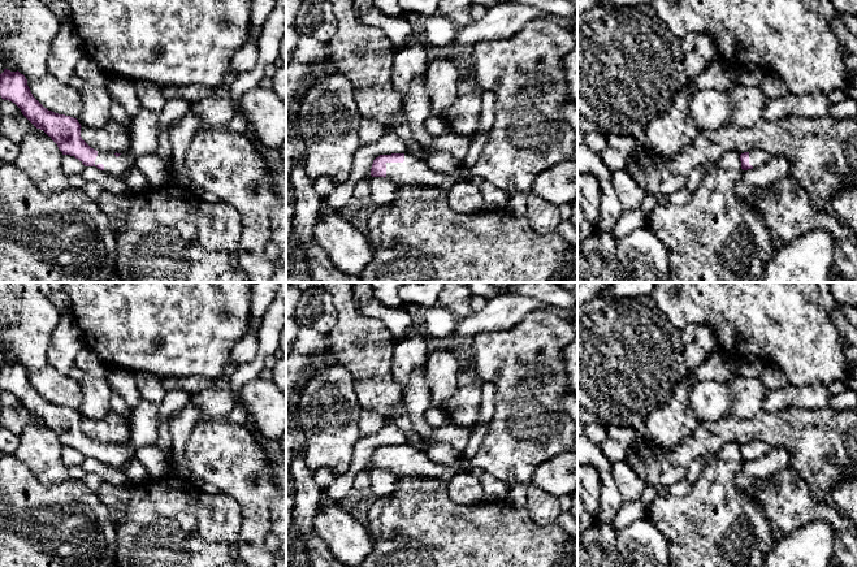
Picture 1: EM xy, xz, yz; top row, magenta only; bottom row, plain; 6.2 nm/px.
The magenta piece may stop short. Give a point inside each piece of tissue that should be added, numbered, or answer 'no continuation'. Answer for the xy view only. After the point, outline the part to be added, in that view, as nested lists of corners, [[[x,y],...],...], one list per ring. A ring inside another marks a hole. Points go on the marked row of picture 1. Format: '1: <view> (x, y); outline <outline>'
1: xy (113, 165); outline [[[98,151],[95,165],[98,164],[103,164],[104,172],[108,174],[118,177],[127,173],[135,165],[135,159],[126,152],[117,157],[113,152]]]

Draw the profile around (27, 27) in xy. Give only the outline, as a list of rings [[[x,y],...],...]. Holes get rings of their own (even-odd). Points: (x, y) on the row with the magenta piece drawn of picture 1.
[[[0,0],[0,52],[5,52],[27,81],[47,74],[47,56],[61,21],[42,0]]]

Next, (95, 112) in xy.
[[[86,82],[79,92],[83,107],[77,120],[81,126],[99,127],[112,121],[111,104],[113,99],[104,86]]]

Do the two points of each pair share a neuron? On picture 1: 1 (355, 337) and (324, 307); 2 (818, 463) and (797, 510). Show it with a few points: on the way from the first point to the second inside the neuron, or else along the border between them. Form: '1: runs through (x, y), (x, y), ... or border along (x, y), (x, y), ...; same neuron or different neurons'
1: border along (332, 295), (336, 310), (336, 327), (327, 334); different neurons
2: border along (790, 466), (805, 481), (810, 496), (822, 502); different neurons

